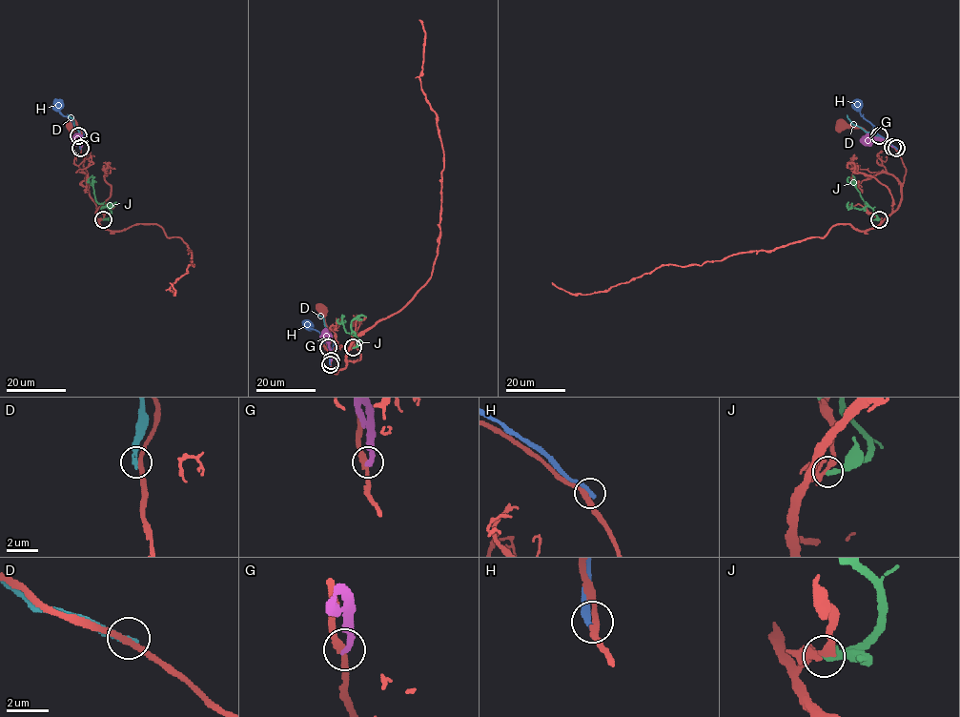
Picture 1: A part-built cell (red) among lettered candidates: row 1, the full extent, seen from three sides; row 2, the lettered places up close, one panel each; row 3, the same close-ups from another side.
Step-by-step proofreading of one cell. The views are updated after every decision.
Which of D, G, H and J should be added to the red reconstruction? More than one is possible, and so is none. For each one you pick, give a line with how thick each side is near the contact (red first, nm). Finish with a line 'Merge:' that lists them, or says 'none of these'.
Merge: none of these

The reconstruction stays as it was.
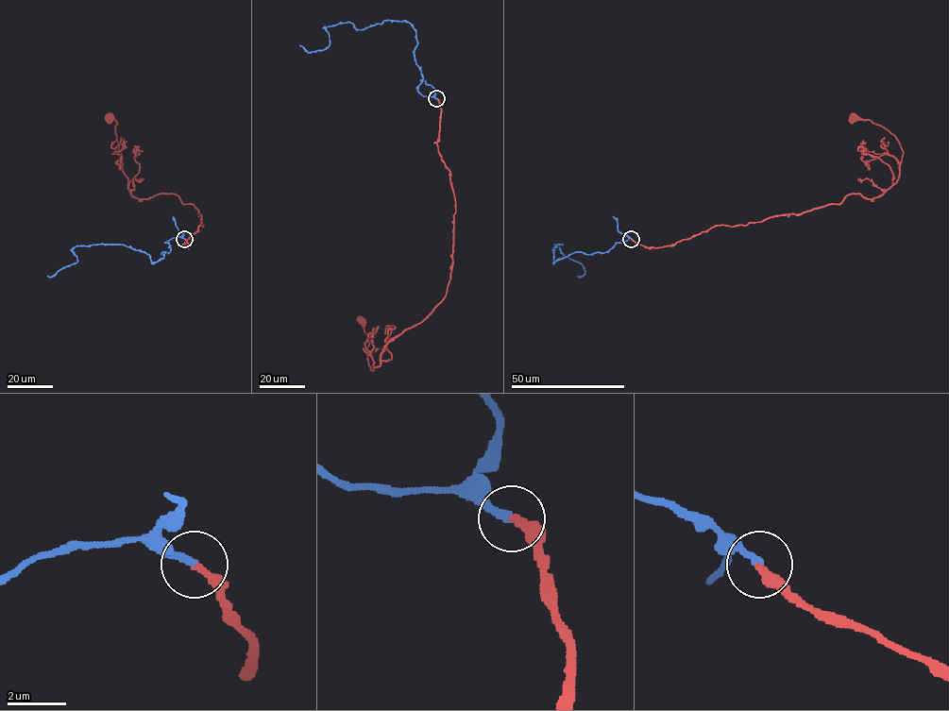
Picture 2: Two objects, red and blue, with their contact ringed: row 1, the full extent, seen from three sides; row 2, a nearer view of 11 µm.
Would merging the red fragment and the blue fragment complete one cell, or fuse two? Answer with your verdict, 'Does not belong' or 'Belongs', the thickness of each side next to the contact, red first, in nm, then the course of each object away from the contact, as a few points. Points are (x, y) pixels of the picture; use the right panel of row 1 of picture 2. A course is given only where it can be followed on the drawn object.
Belongs. Thickness 280 nm (red) against 240 nm. Course of red: (631, 239), (672, 245), (716, 226), (884, 194), (897, 180), (903, 149), (883, 126), (854, 116). Course of blue: (631, 239), (553, 262), (552, 248), (563, 245), (555, 244), (583, 265), (578, 276)

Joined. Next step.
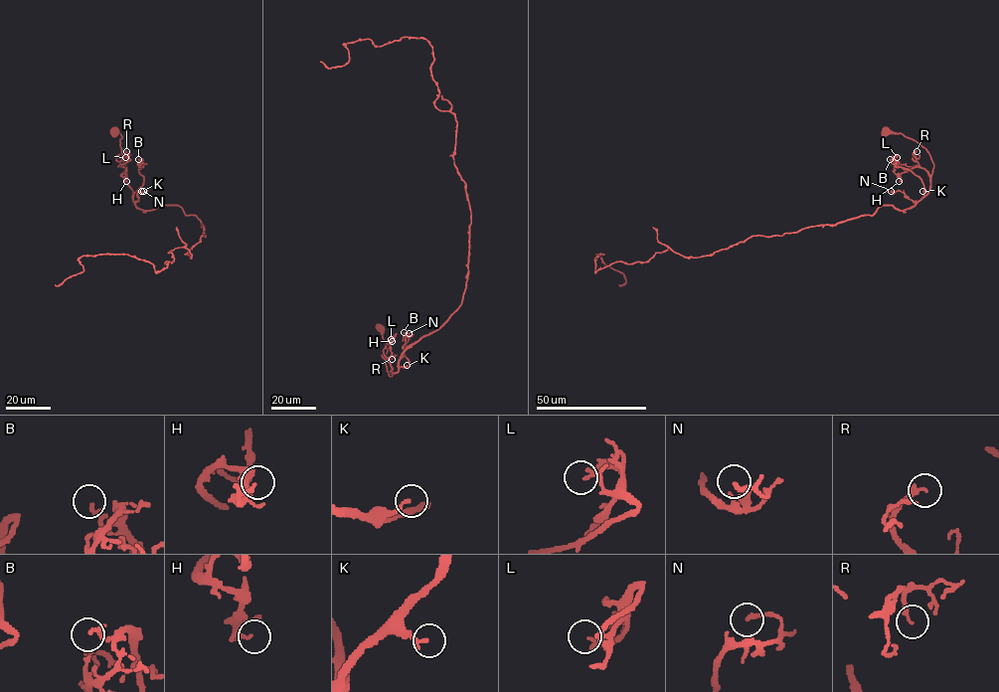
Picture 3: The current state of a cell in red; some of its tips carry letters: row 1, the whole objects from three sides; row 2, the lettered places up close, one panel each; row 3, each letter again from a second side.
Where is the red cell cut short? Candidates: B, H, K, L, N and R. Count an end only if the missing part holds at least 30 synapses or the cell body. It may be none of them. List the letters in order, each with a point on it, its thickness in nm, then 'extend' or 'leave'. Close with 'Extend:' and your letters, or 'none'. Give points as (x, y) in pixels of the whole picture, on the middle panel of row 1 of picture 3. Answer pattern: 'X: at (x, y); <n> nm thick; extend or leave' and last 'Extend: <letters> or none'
B: at (404, 332); 160 nm thick; leave
H: at (392, 341); 100 nm thick; leave
K: at (407, 365); 170 nm thick; leave
L: at (391, 339); 180 nm thick; leave
N: at (409, 333); 130 nm thick; leave
R: at (392, 359); 200 nm thick; leave
Extend: none

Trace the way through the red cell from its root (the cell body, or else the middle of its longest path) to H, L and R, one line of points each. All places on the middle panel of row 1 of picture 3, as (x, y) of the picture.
H: (380, 328), (387, 347), (386, 366), (390, 376), (392, 375), (389, 361), (391, 351), (387, 341), (392, 341)
L: (380, 328), (387, 347), (386, 366), (390, 376), (392, 367), (383, 349), (395, 337), (391, 339)
R: (380, 328), (387, 347), (386, 366), (390, 376), (392, 367), (385, 359), (391, 355), (392, 359)

